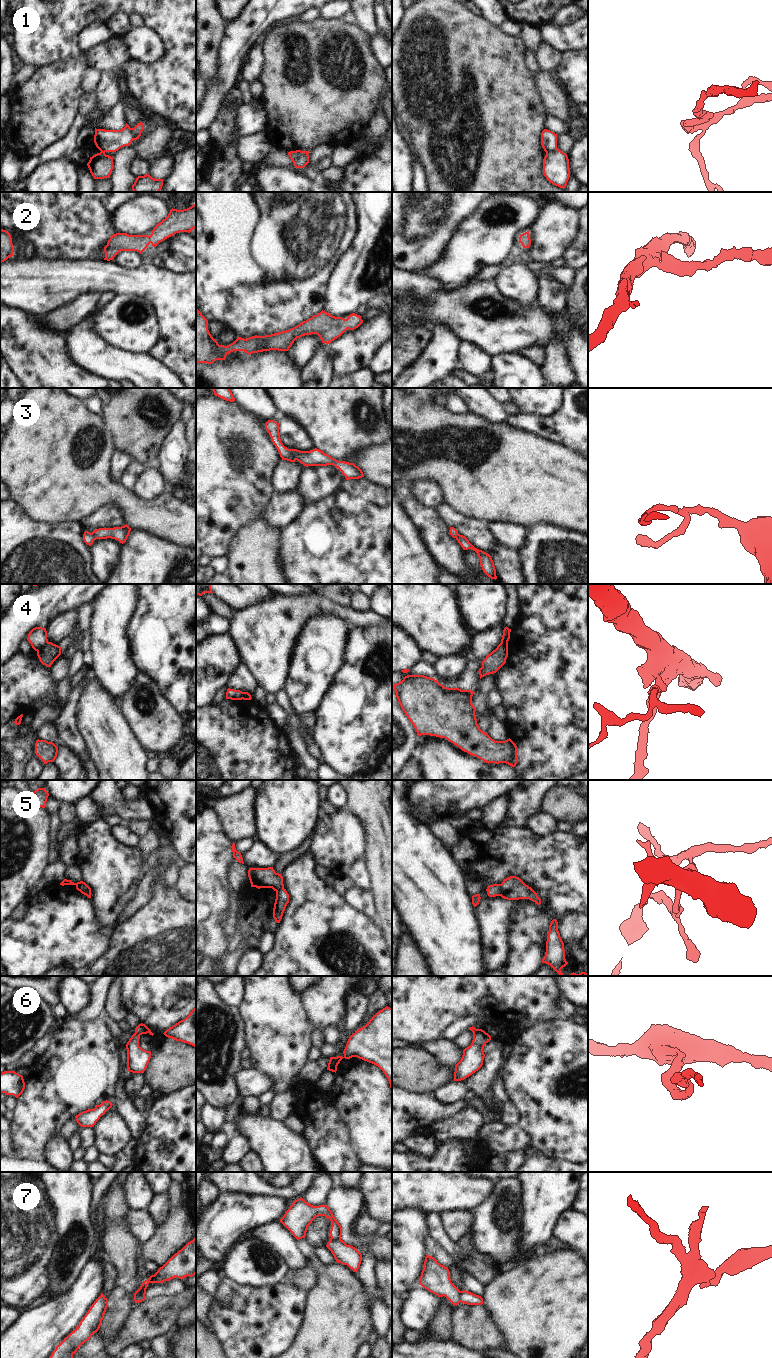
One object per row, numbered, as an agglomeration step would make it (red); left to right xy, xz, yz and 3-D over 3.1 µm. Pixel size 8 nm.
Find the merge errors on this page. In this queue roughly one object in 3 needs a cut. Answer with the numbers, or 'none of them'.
1, 3, 4, 5, 6, 7

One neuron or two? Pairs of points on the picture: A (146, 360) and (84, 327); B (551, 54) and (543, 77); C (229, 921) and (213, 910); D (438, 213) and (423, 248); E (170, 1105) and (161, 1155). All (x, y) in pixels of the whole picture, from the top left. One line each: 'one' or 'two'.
A: one
B: two
C: two
D: one
E: one

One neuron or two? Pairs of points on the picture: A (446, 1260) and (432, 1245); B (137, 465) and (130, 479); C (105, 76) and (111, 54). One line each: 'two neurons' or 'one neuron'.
A: one neuron
B: one neuron
C: two neurons

